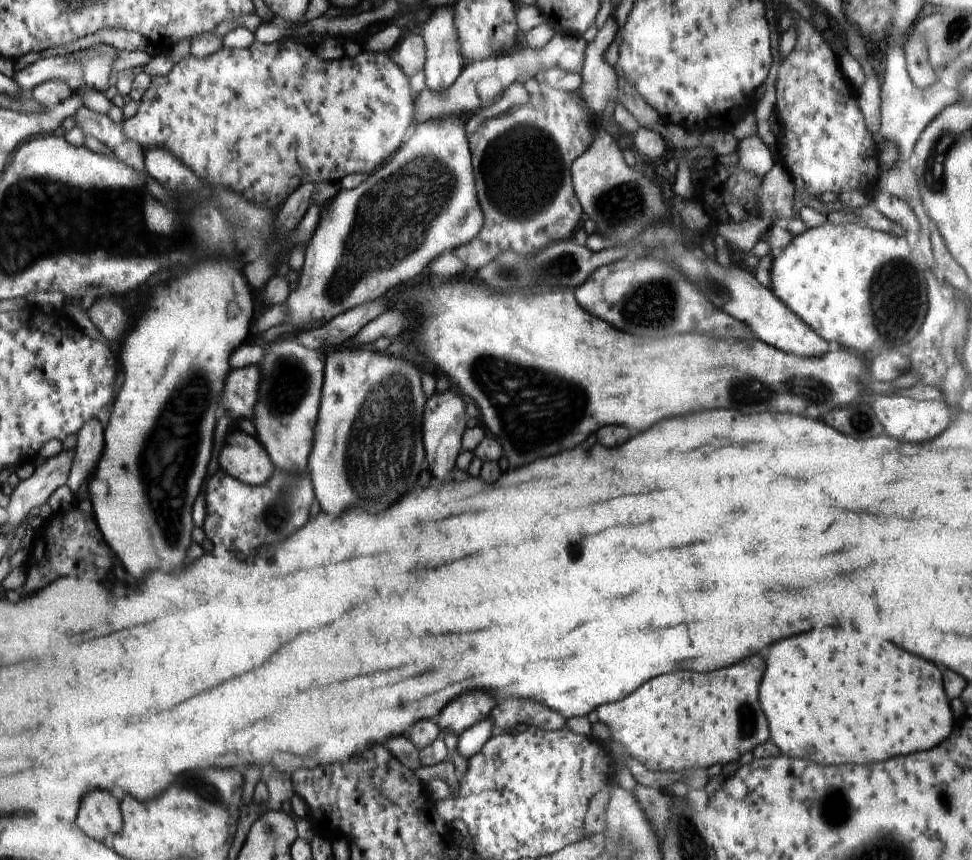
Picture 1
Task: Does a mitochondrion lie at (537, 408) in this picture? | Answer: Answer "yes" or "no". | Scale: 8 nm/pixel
yes

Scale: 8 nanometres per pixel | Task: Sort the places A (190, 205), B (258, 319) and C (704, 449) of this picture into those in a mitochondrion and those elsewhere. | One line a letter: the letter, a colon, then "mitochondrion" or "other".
A: mitochondrion
B: other
C: other

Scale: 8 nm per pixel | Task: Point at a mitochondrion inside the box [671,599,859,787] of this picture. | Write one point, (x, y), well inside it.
(746, 713)

